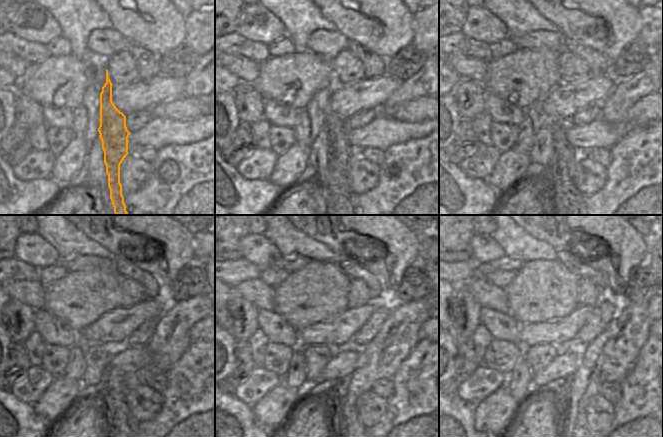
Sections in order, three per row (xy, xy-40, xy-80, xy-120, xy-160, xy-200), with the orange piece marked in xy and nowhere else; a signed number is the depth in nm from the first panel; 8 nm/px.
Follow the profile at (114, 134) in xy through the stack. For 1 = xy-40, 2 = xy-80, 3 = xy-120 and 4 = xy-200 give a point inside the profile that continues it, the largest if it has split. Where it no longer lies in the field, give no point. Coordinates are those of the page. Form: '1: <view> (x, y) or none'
1: xy-40 (340, 152)
2: xy-80 (563, 194)
3: xy-120 (117, 418)
4: xy-200 (567, 405)

